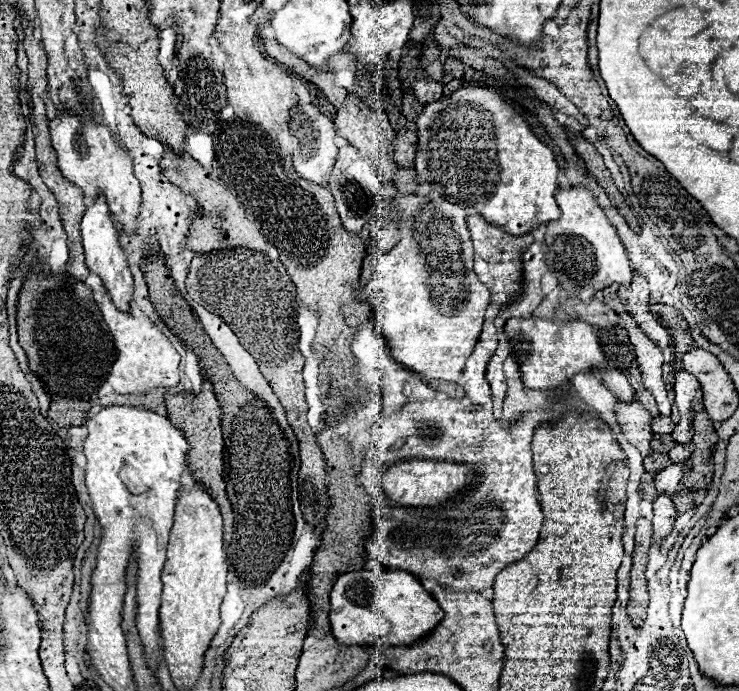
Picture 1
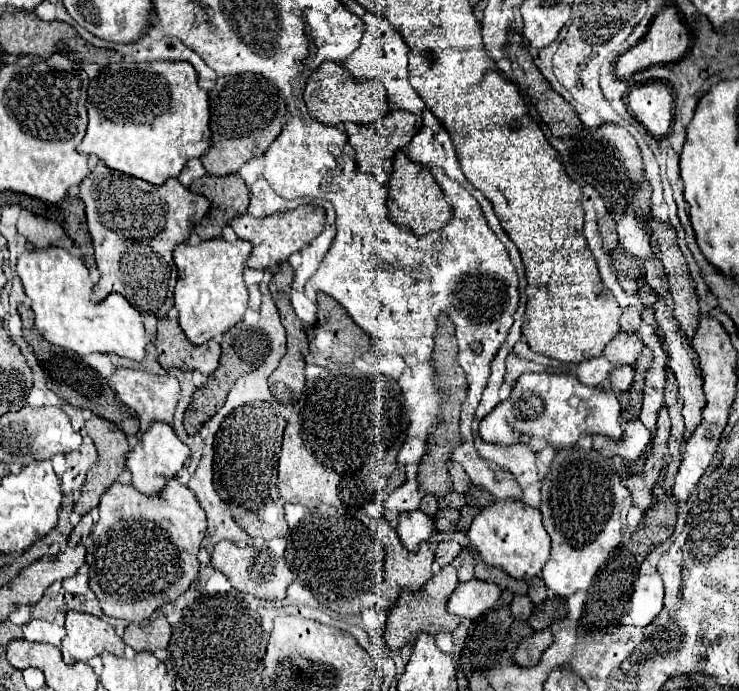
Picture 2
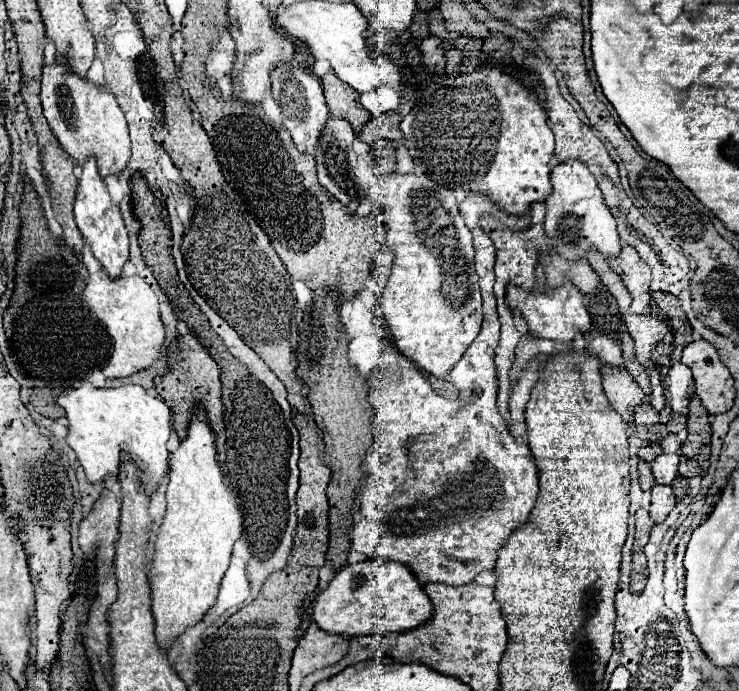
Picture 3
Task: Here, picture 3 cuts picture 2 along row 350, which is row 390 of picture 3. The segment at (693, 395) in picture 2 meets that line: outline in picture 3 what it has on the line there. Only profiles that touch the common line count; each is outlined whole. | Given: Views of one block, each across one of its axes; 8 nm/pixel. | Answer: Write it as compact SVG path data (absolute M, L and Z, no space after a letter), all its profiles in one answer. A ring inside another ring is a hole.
M678 362L670 368L666 376L666 398L668 406L674 412L674 418L668 426L670 432L678 434L686 430L686 418L688 418L688 404L694 398L694 378L686 364Z

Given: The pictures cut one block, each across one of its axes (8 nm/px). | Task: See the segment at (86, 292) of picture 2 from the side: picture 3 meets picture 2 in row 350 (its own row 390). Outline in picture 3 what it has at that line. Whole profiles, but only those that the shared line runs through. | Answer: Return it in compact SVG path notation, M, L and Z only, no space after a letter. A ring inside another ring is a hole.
M84 382L80 388L68 388L56 400L64 408L70 422L66 442L78 454L88 482L98 484L110 476L118 476L120 452L126 452L140 468L140 482L146 490L146 496L152 498L162 478L170 470L170 450L166 444L172 434L172 414L168 406L162 400L152 398L138 384L120 388L92 388L88 382Z

